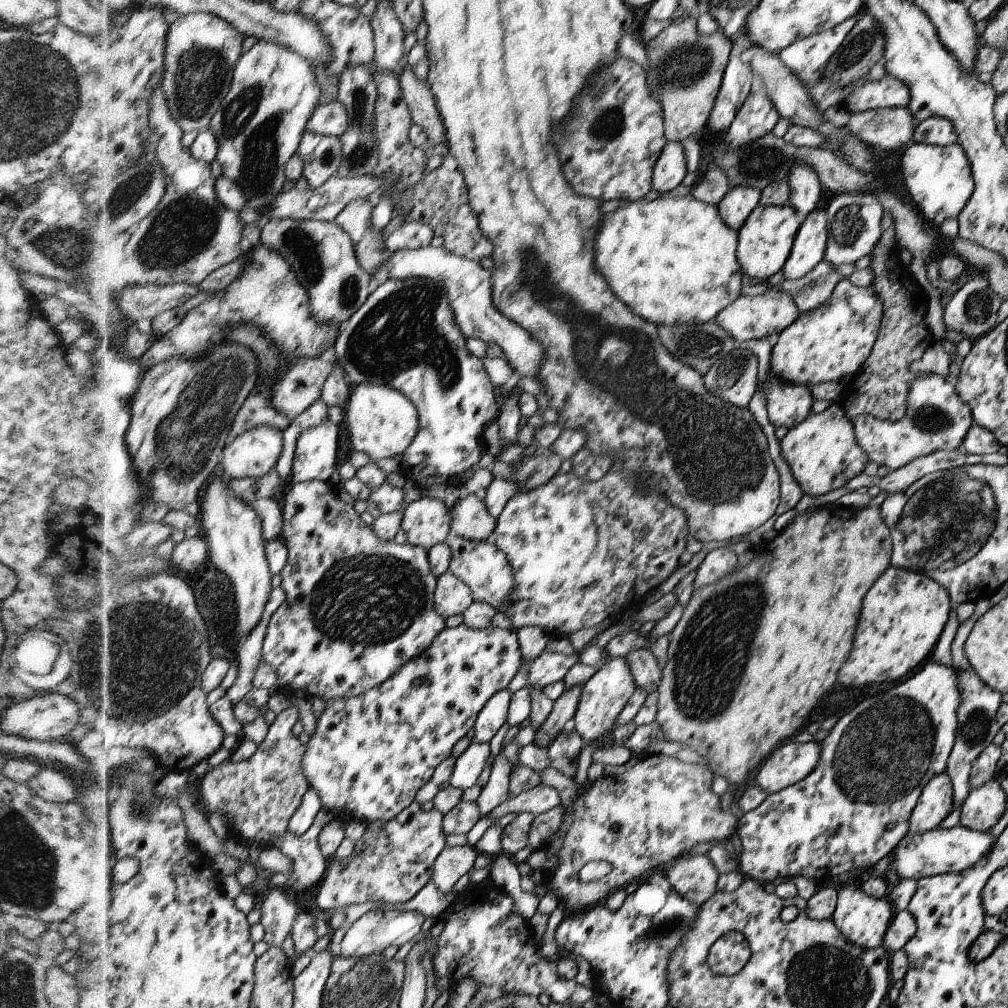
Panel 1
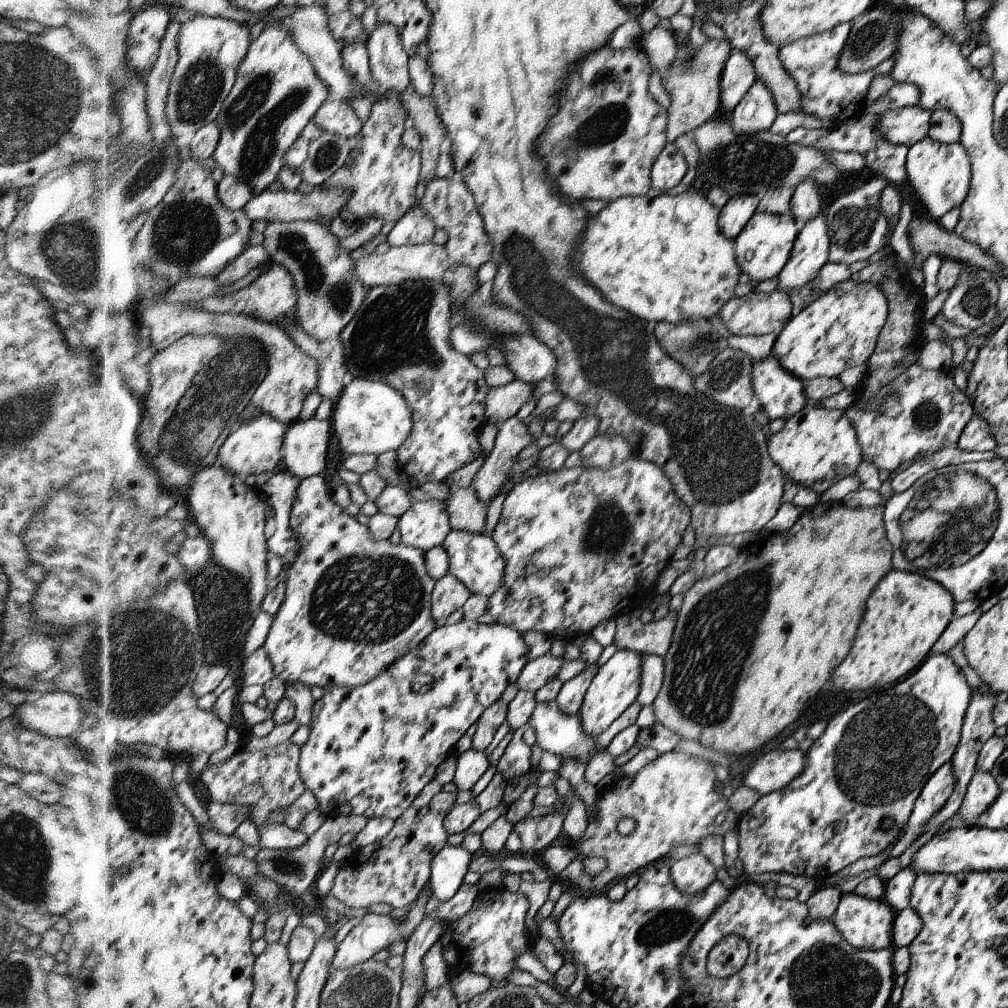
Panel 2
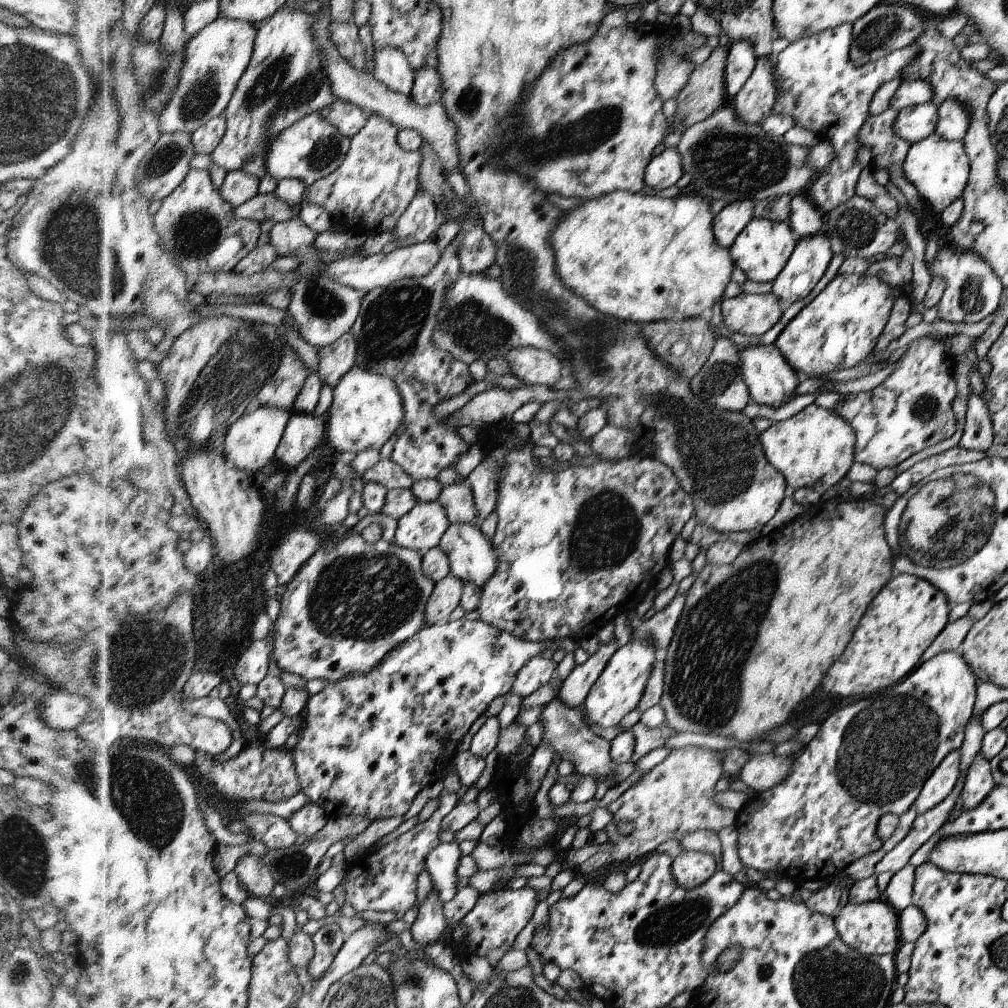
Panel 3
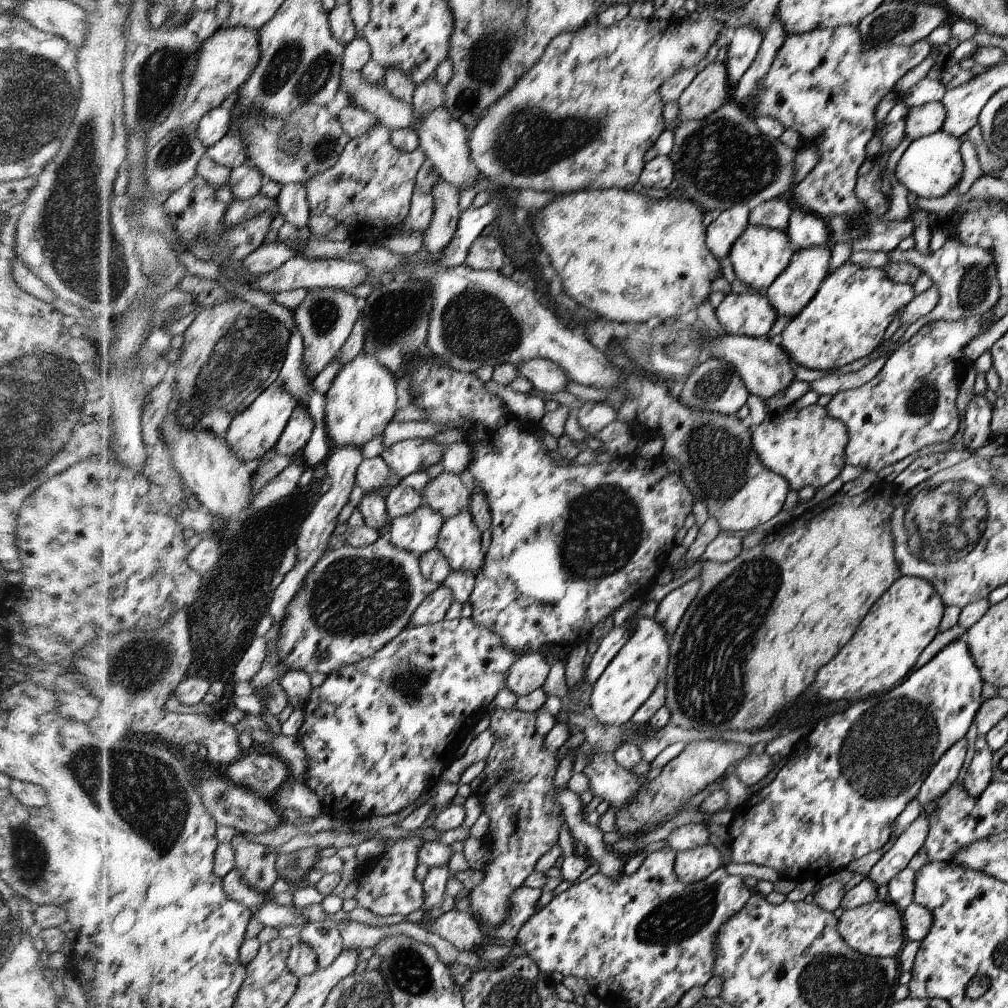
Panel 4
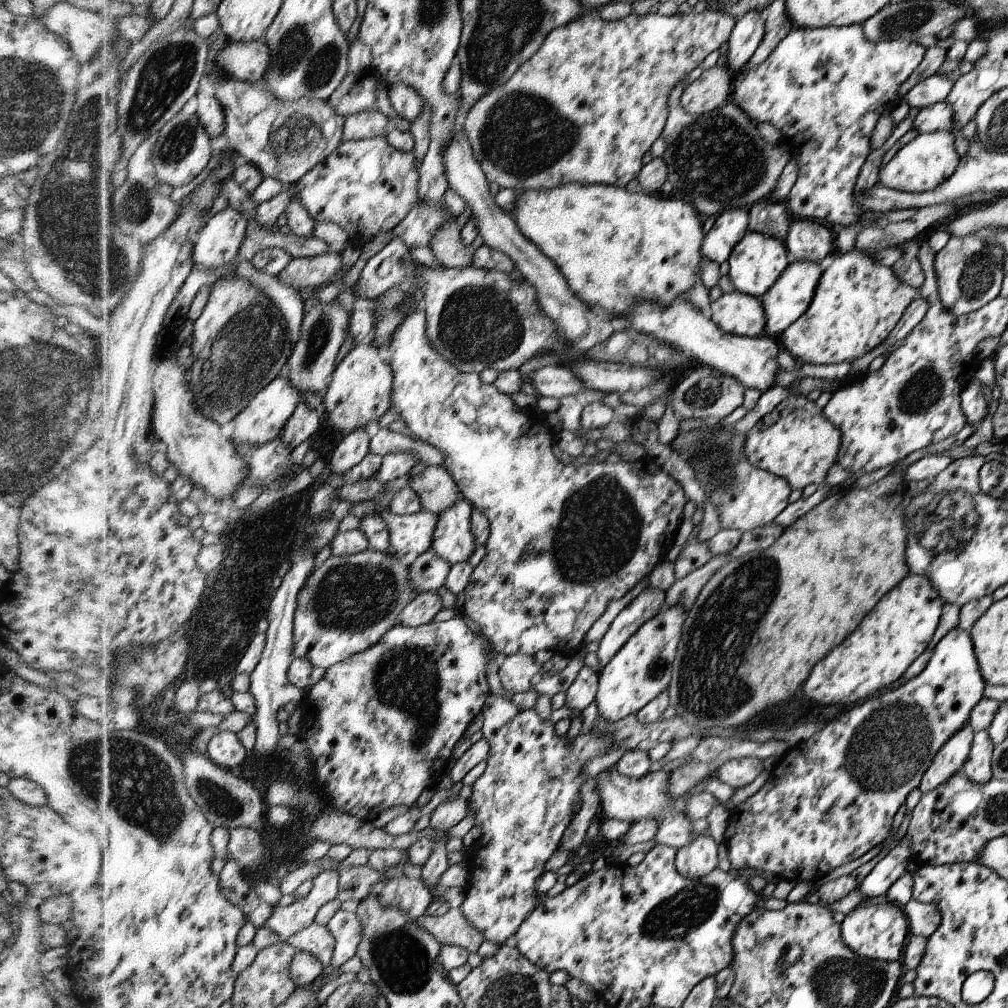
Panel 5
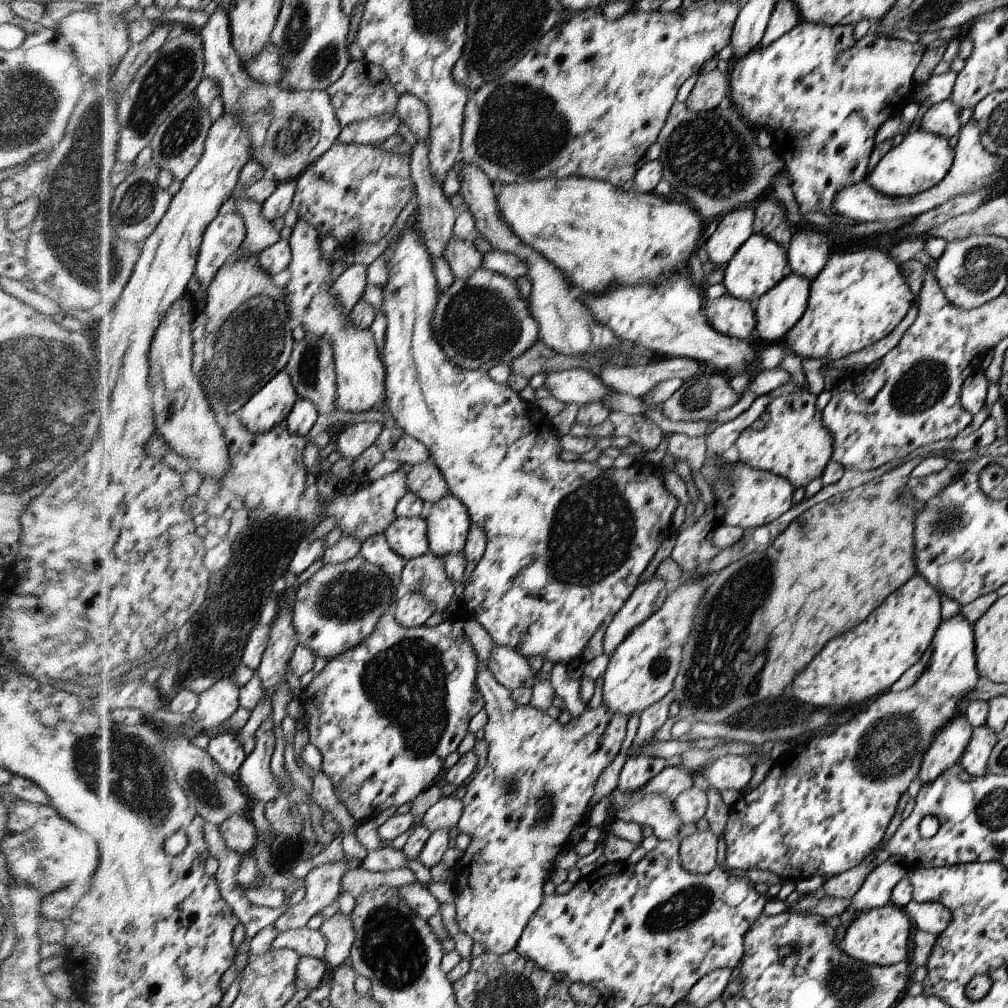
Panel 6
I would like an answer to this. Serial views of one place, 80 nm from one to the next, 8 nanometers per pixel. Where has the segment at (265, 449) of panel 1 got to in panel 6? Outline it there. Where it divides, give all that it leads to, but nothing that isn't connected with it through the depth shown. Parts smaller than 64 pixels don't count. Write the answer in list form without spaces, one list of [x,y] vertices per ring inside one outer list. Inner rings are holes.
[[[283,369],[265,385],[241,410],[250,432],[270,432],[274,426],[288,421],[288,416],[301,399],[292,374]]]

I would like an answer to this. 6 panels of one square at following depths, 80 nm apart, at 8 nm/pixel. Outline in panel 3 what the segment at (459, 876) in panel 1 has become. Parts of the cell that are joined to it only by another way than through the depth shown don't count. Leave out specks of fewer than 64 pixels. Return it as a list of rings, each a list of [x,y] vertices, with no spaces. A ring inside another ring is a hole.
[[[458,842],[440,843],[426,860],[425,869],[430,873],[433,890],[444,903],[456,896],[458,886],[458,862],[461,853]]]

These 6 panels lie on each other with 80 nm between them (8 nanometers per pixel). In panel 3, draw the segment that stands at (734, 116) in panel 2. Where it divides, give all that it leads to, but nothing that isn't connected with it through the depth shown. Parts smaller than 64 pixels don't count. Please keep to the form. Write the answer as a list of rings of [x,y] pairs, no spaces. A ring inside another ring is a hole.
[[[758,59],[747,83],[730,102],[745,123],[760,125],[772,115],[777,89],[772,68],[771,59]]]

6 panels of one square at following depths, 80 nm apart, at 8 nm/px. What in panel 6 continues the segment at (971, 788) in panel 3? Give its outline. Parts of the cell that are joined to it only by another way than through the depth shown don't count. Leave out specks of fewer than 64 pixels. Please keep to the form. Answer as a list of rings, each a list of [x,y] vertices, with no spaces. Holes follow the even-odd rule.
[[[987,725],[974,728],[971,742],[968,742],[967,750],[964,750],[961,759],[962,766],[966,767],[968,774],[974,778],[989,773],[990,757],[992,750],[998,745],[998,736]]]

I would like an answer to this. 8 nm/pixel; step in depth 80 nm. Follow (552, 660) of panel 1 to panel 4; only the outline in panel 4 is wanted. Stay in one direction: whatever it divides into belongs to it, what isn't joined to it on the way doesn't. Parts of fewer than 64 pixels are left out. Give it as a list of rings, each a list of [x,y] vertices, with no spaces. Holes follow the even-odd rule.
[[[526,653],[511,667],[505,684],[517,697],[530,694],[542,687],[550,667],[544,655]]]

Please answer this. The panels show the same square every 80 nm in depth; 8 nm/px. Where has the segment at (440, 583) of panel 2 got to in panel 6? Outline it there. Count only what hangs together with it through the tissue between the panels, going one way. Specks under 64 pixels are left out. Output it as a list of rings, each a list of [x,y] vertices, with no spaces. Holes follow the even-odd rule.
[[[402,592],[395,601],[393,616],[400,626],[420,627],[434,614],[436,606],[416,592]]]

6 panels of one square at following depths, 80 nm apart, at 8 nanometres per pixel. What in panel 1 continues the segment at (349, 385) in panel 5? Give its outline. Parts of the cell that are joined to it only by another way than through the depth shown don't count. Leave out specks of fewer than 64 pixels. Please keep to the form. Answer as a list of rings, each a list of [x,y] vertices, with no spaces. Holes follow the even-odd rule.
[[[362,383],[352,386],[344,422],[353,449],[371,456],[372,460],[390,458],[412,444],[419,432],[419,411],[403,392],[384,384]]]

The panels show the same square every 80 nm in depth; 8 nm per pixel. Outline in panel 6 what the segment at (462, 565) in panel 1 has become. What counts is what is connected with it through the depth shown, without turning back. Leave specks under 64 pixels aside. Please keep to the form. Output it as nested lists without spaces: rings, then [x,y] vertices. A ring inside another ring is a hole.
[[[451,493],[432,504],[427,519],[430,553],[448,556],[464,551],[471,529],[471,516],[467,506]]]

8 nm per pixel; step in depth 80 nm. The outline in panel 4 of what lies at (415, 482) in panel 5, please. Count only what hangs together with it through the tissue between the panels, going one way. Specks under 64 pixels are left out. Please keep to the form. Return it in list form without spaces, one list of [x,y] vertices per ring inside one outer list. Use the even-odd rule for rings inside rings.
[[[445,470],[444,474],[431,479],[422,498],[426,505],[430,505],[447,520],[469,510],[471,491],[470,485],[460,475]]]

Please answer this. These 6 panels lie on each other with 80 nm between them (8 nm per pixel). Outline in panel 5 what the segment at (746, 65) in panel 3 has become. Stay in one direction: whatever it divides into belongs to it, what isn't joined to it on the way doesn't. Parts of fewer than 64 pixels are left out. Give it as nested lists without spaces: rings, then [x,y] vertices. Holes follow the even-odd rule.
[[[750,10],[744,17],[737,17],[727,58],[727,67],[731,72],[743,69],[760,46],[765,34],[765,14],[766,11]]]

